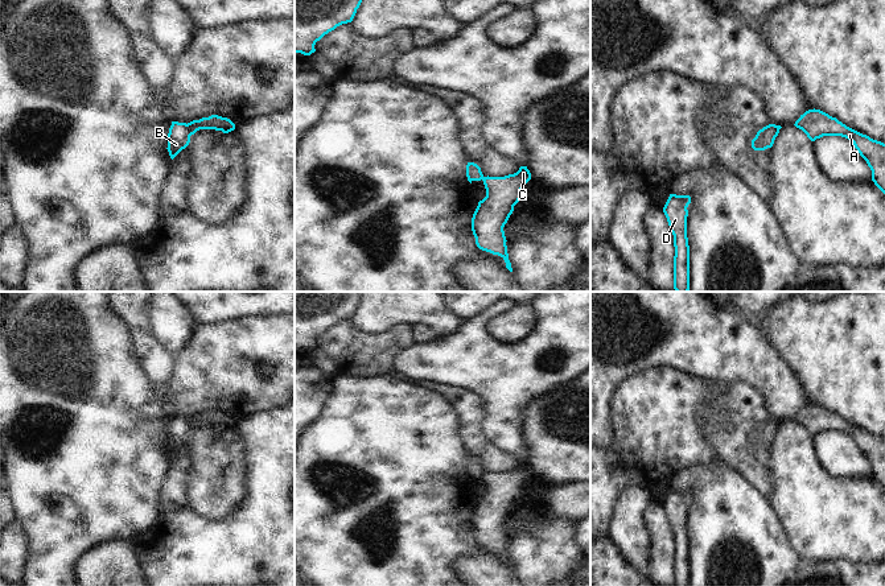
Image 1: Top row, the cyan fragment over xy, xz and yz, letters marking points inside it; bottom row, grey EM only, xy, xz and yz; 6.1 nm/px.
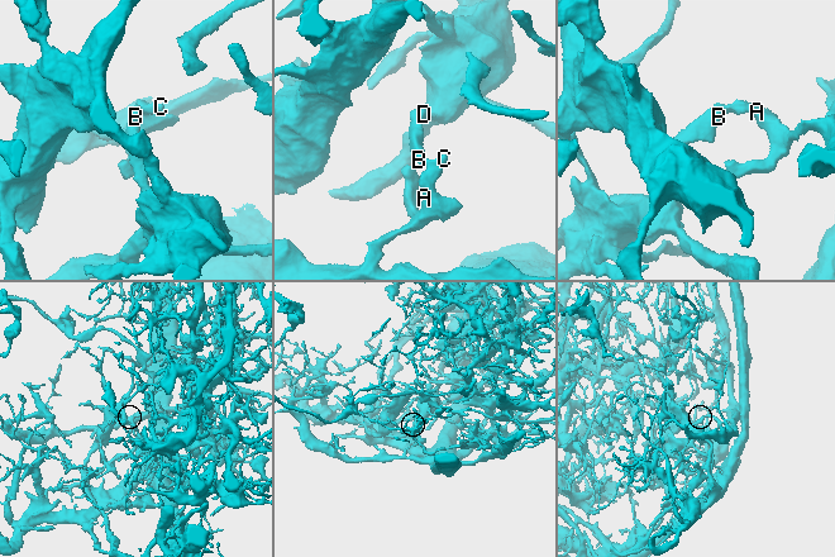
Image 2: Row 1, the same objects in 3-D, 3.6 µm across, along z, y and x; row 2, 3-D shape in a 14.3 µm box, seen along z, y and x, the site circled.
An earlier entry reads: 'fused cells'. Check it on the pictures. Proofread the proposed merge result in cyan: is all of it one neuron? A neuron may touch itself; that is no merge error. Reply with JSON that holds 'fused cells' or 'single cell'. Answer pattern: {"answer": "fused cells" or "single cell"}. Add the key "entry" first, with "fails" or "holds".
{"entry": "holds", "answer": "fused cells"}

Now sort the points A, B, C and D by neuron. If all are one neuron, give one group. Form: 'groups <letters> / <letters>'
groups A C / B D

